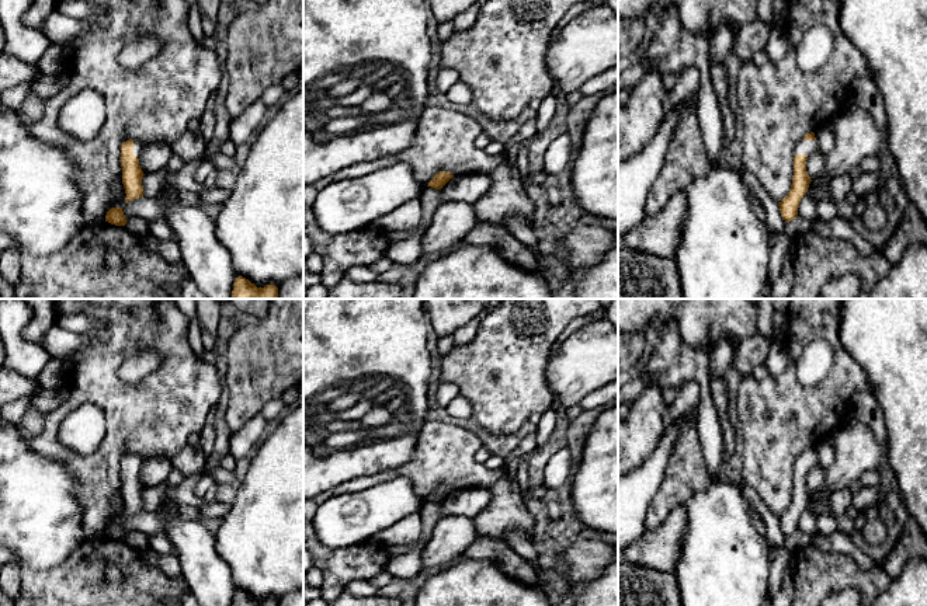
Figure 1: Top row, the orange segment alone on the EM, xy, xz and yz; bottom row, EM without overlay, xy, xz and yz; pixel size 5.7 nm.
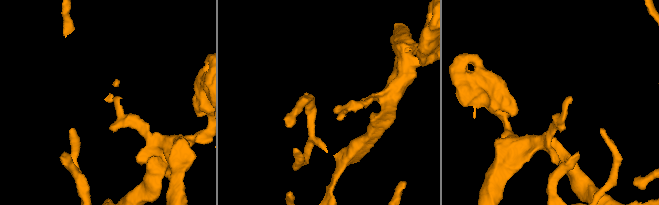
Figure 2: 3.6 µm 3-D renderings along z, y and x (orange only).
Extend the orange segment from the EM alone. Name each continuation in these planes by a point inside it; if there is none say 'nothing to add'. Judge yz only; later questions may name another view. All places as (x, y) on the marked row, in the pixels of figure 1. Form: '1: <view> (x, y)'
1: yz (804, 146)

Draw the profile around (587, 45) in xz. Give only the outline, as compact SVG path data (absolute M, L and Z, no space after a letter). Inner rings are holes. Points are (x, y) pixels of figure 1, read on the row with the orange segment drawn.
M608 6L572 18L545 52L549 76L567 94L618 65L618 15Z

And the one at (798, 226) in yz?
M796 216L794 220L787 222L788 234L792 240L798 236L812 230L812 223L805 217Z

